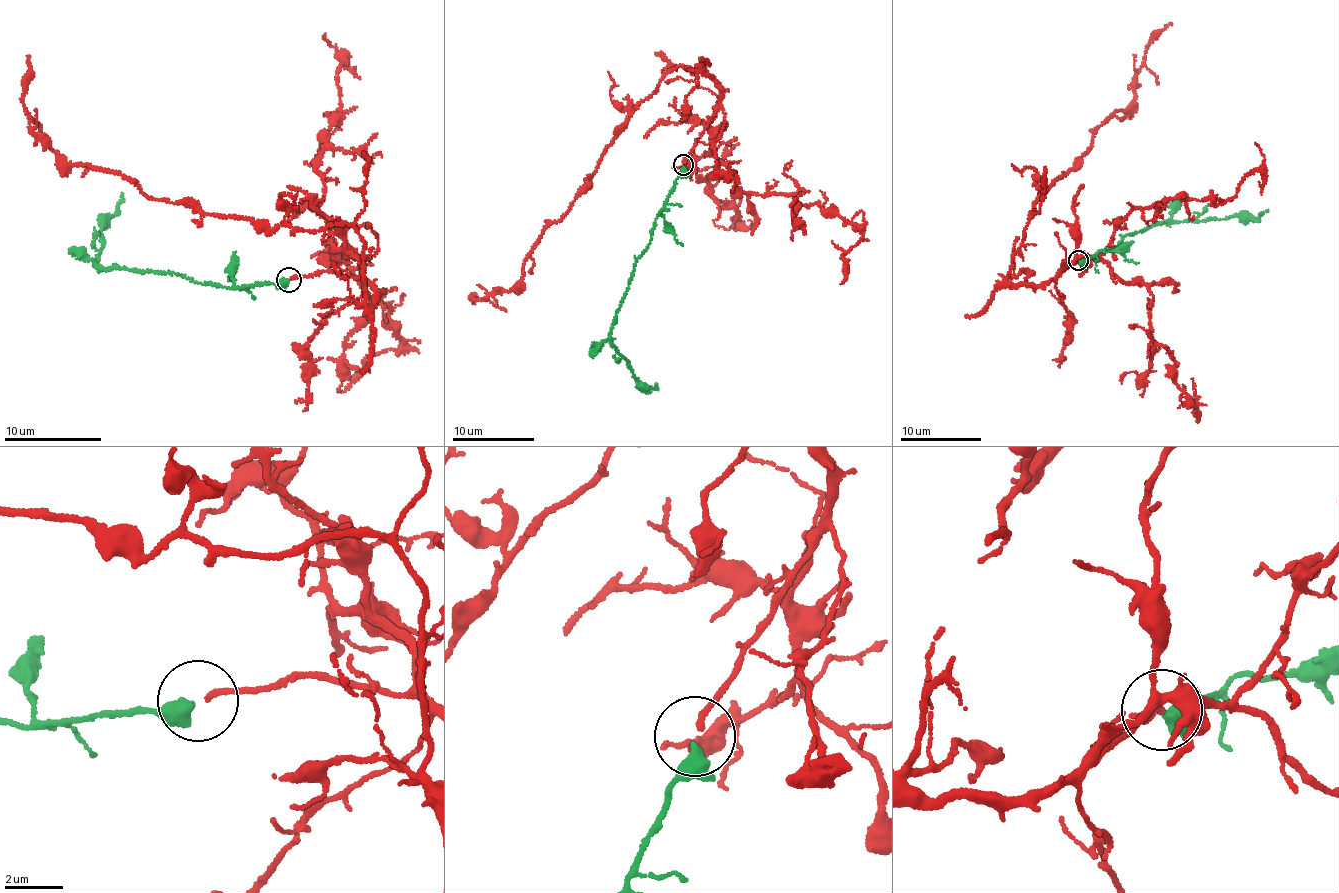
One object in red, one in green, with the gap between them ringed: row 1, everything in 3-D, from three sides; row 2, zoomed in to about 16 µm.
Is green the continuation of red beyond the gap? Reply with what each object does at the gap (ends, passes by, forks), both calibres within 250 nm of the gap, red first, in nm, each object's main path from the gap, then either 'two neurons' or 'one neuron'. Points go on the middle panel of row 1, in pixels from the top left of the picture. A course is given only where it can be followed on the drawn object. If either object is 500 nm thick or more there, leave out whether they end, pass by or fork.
red ends; green ends; calibres 220 and 440 nm; course red (683, 163), (719, 106), (720, 85), (680, 64), (624, 123), (591, 184), (542, 232), (521, 282), (474, 303); course green (683, 166), (655, 220), (650, 243), (633, 269), (610, 331), (611, 344), (627, 361), (635, 376), (657, 389); one neuron

